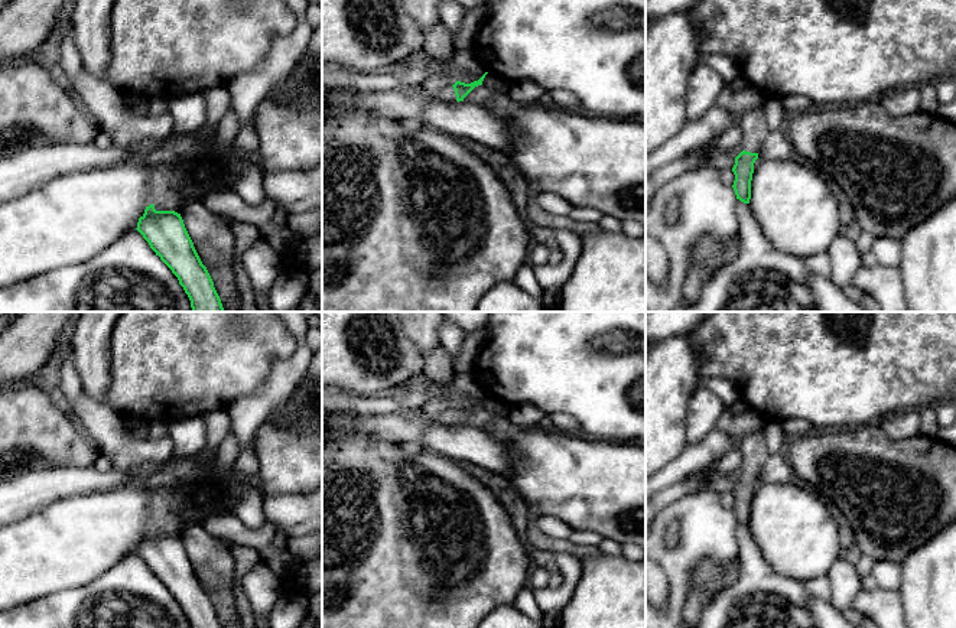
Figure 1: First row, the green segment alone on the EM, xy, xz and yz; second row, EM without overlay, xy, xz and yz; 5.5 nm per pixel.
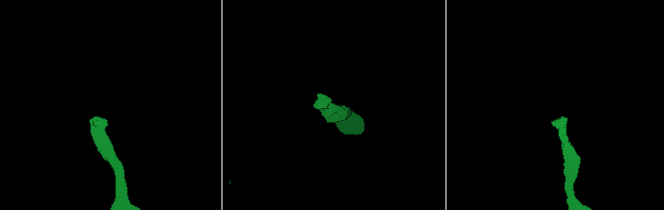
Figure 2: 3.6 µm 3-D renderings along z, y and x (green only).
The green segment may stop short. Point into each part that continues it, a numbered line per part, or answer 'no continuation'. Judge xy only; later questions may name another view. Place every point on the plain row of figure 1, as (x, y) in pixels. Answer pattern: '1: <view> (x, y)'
no continuation

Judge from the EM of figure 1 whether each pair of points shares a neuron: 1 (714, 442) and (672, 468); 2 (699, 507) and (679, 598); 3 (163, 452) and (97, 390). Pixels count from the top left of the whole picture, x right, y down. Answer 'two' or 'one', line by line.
1: one
2: one
3: two

